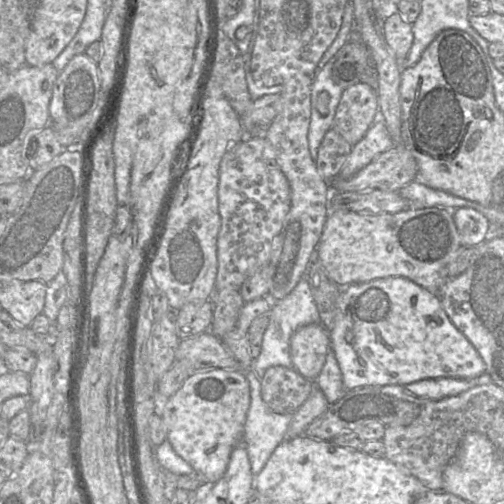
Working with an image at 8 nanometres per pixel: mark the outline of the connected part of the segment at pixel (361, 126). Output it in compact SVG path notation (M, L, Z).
M358 83L343 91L332 129L354 146L365 136L378 117L377 91L368 84Z

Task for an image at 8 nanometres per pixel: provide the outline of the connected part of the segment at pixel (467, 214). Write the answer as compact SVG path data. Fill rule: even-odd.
M472 208L452 210L462 246L476 246L490 235L490 223L480 212Z

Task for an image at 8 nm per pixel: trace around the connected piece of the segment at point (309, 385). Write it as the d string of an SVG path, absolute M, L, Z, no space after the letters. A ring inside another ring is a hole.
M272 366L261 379L261 396L271 411L293 414L315 386L315 380L305 378L294 368Z

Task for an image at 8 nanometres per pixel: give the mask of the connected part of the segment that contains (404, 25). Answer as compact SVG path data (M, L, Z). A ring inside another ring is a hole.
M396 13L385 19L383 33L397 60L405 60L414 40L412 24L408 23L400 13Z

